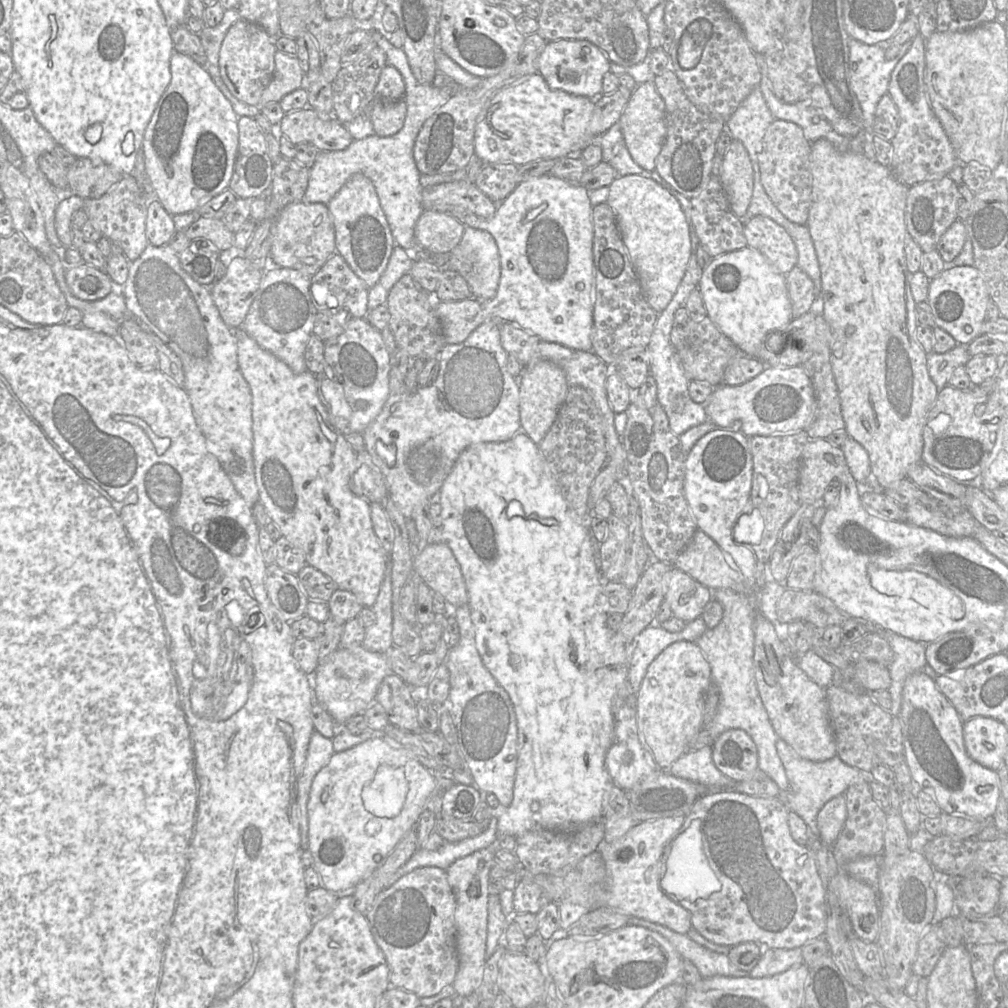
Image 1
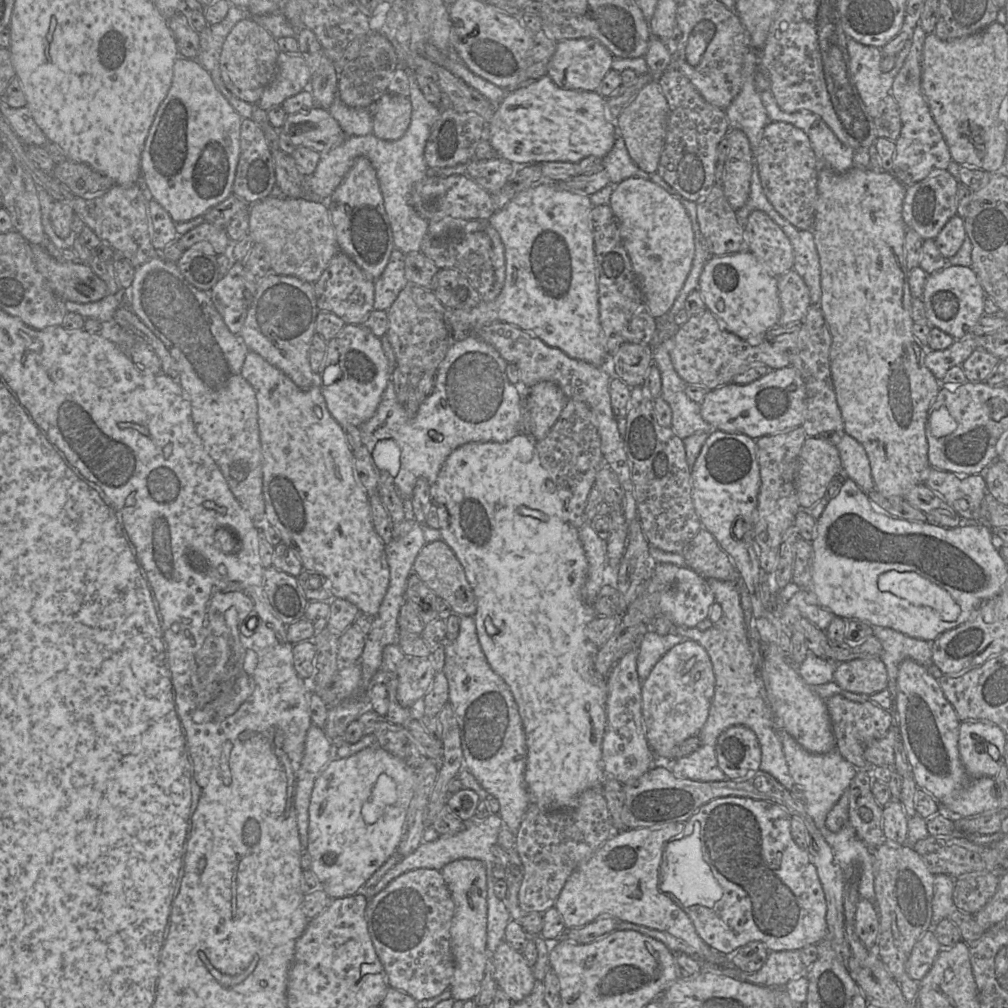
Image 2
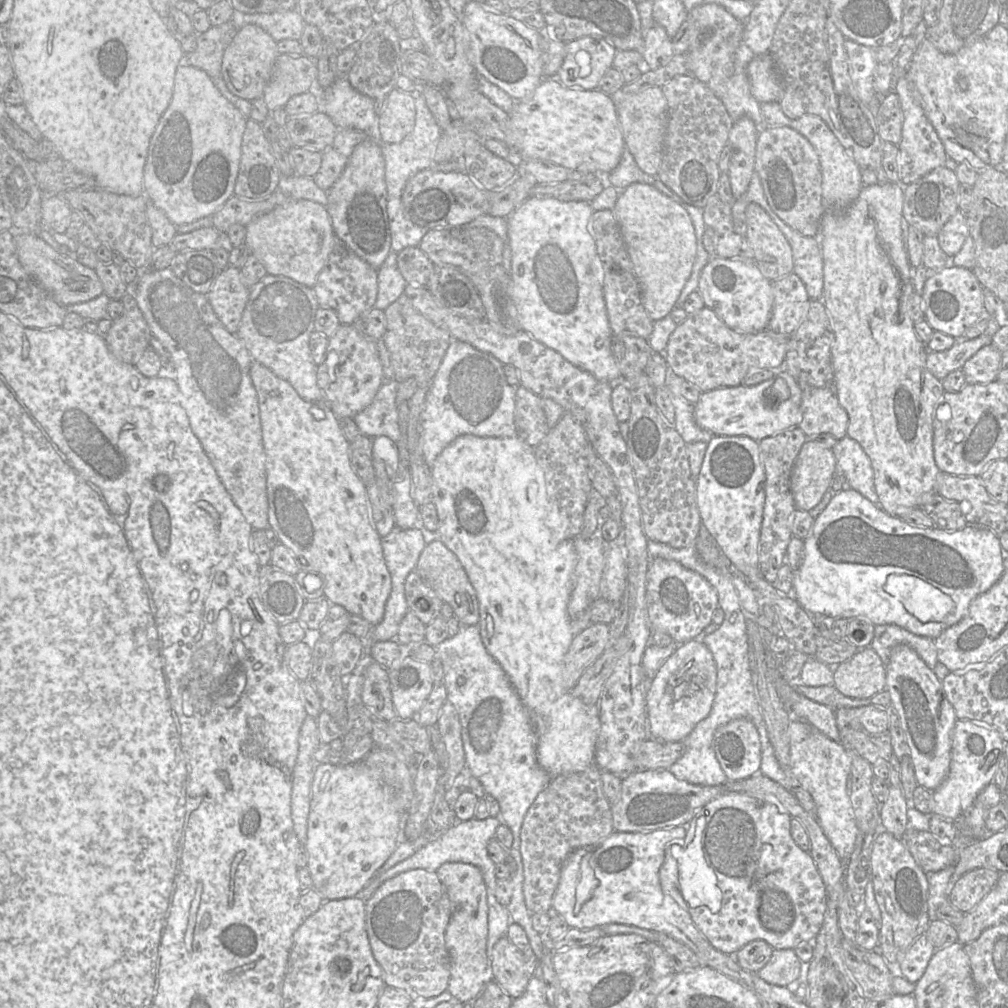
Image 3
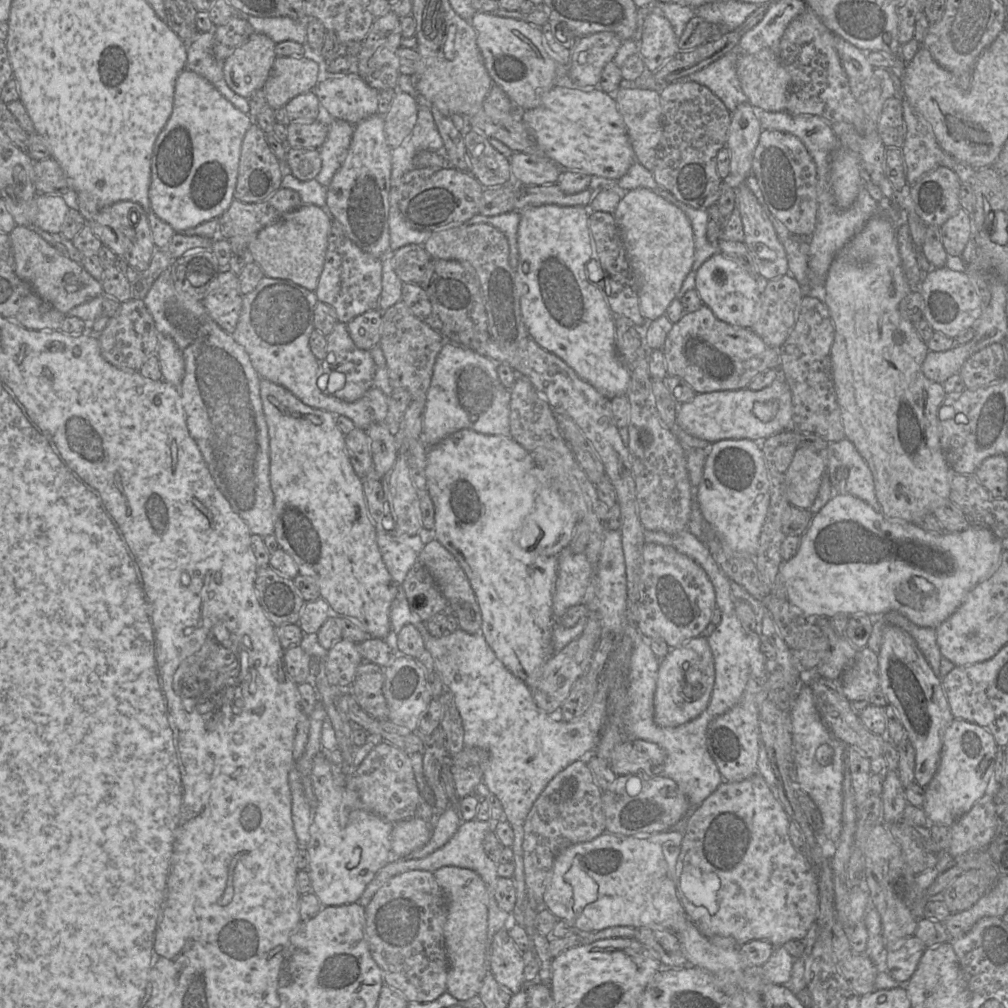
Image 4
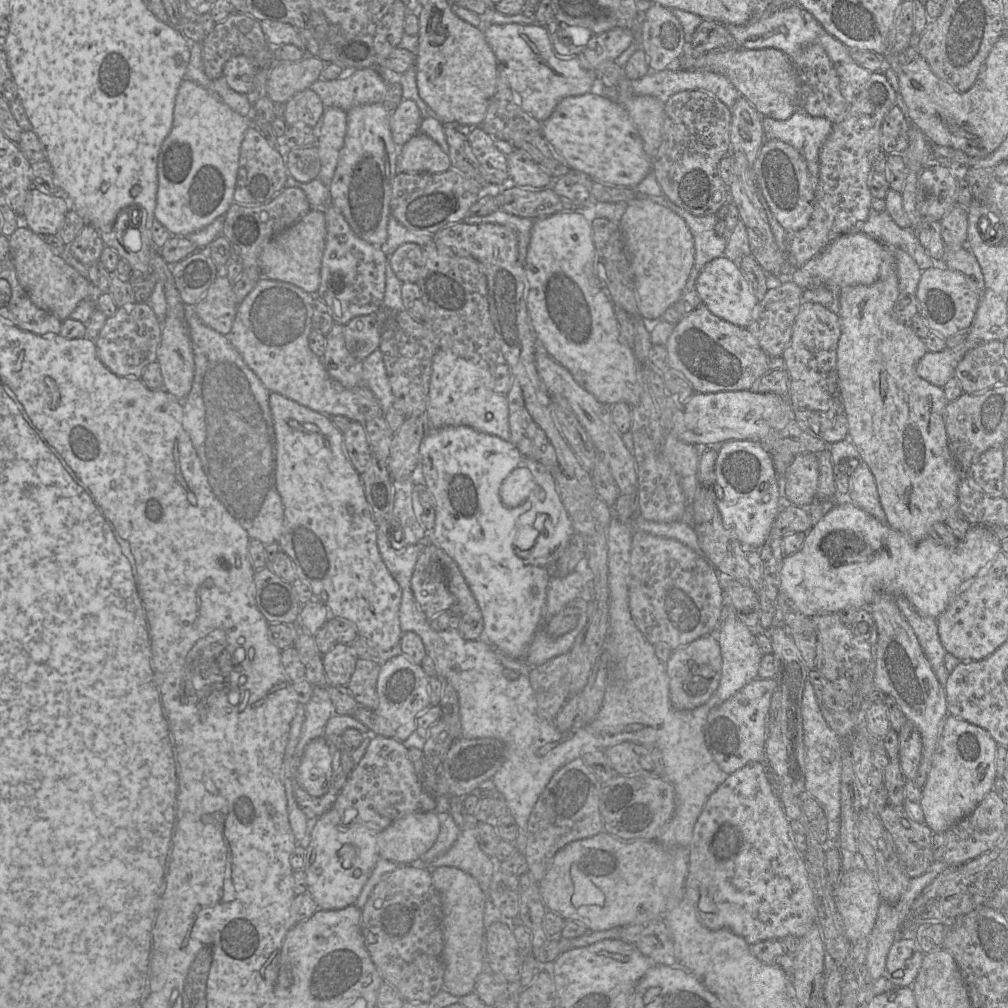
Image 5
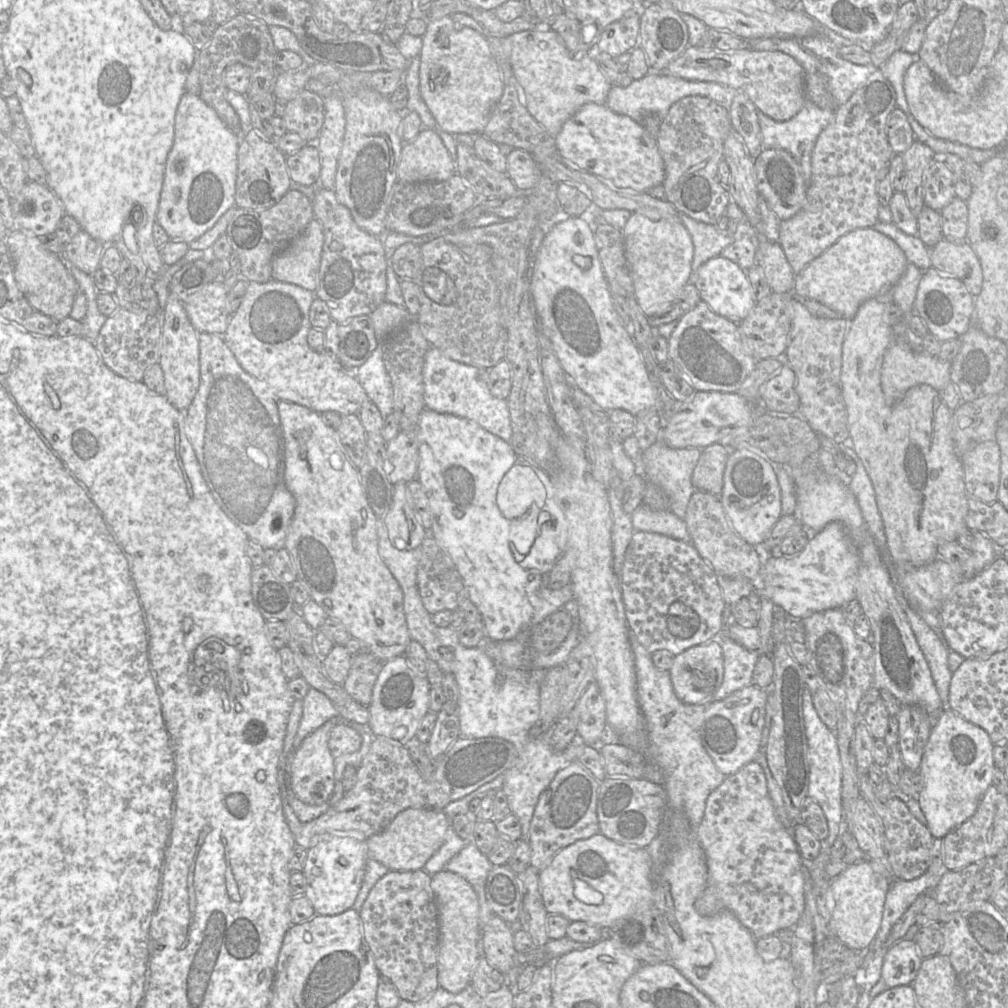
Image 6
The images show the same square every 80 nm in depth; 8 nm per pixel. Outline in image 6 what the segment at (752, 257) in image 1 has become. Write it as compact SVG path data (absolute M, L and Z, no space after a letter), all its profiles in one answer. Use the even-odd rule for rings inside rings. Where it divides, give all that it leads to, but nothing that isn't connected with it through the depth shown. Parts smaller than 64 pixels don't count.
M721 255L709 259L699 268L695 286L701 300L714 313L737 324L744 320L756 305L755 294L747 273Z

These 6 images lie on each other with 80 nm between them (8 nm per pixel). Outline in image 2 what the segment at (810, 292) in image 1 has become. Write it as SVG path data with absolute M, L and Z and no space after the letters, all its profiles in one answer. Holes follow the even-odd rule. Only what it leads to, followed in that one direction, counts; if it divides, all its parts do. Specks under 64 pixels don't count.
M794 270L778 277L781 306L780 326L801 323L811 306L810 292L803 278Z

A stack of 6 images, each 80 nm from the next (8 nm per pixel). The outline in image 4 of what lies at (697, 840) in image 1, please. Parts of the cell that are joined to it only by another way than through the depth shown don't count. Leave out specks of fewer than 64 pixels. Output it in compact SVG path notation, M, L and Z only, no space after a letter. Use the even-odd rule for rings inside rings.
M697 869L689 870L688 883L679 882L678 898L682 903L683 897L687 897L695 906L702 906L713 915L719 910L717 902L719 889L720 883L716 875Z

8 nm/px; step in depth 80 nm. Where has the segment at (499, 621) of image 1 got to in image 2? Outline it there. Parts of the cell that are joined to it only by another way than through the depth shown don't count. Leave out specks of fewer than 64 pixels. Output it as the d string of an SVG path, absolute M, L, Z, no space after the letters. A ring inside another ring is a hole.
M519 432L517 435L515 435L513 438L511 438L509 441L503 442L503 443L469 442L469 443L466 443L466 444L459 446L447 457L443 466L441 467L441 470L438 473L436 481L432 484L432 502L433 502L433 504L435 504L437 506L437 512L439 515L439 523L440 523L439 530L441 532L442 540L453 550L453 552L455 553L459 562L461 563L461 565L464 569L467 581L469 582L469 584L474 592L475 598L476 598L477 610L476 610L476 613L475 613L473 618L475 621L476 632L477 632L477 636L478 636L478 640L479 640L481 649L482 649L483 653L485 654L487 662L489 663L489 665L491 666L493 671L497 675L499 675L505 681L505 683L509 686L509 688L513 694L513 697L515 699L515 702L517 703L517 706L518 706L519 714L520 714L521 719L522 719L523 728L524 728L524 732L525 732L525 736L526 736L527 748L528 748L527 763L526 763L526 768L525 768L525 772L524 772L524 782L525 782L526 788L527 788L529 795L530 795L530 801L532 804L535 804L536 806L538 806L538 808L542 811L554 812L554 811L559 811L559 810L571 807L574 804L575 800L578 798L578 796L583 791L590 789L590 788L595 788L595 787L602 788L603 782L604 782L605 778L608 776L608 775L606 775L606 773L602 767L602 741L603 741L603 736L604 736L606 721L607 721L606 699L607 699L607 692L608 692L608 689L607 689L608 678L602 676L601 674L599 674L596 671L594 663L595 663L595 658L596 658L596 655L597 655L599 649L596 646L594 646L591 642L589 642L586 638L586 635L585 635L585 629L586 629L587 625L597 616L595 614L593 607L586 604L585 601L583 600L583 589L584 589L584 586L586 584L587 575L588 575L588 563L587 563L587 559L586 559L581 541L579 539L579 530L577 528L571 526L570 524L562 521L561 501L557 495L556 490L555 490L554 483L549 478L548 472L541 465L540 458L539 458L538 452L536 450L535 444L536 444L536 442L531 438L531 436L528 436L524 433ZM520 506L526 506L527 508L538 510L538 511L542 512L543 514L545 514L546 516L548 516L549 519L544 522L544 521L541 521L539 519L533 518L531 516L520 515L517 512L517 509ZM458 859L440 870L455 903L455 913L450 928L451 949L454 958L454 973L450 991L454 1000L473 999L477 994L489 959L486 957L487 942L487 873L485 864L477 859Z

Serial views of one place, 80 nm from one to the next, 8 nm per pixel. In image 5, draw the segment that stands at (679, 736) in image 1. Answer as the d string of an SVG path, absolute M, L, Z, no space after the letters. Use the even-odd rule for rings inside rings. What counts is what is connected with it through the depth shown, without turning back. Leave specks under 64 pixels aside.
M706 635L674 650L665 664L670 700L678 710L692 710L705 704L717 690L722 673L722 655L714 636Z

